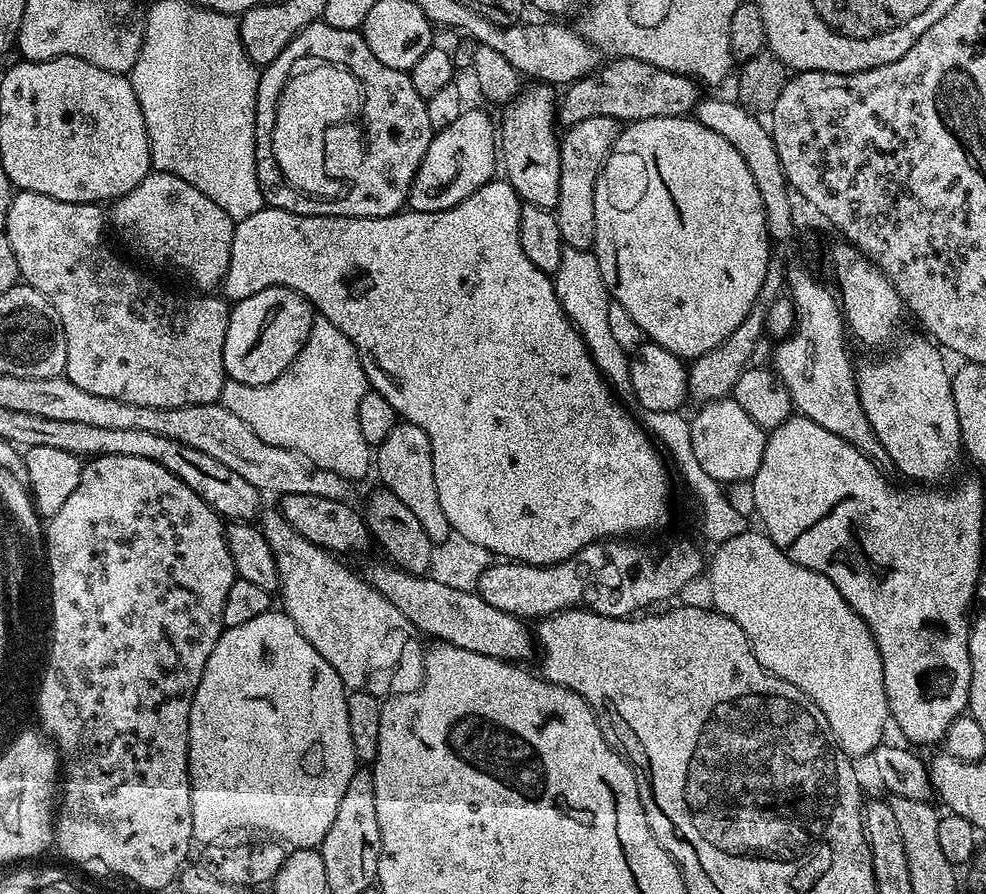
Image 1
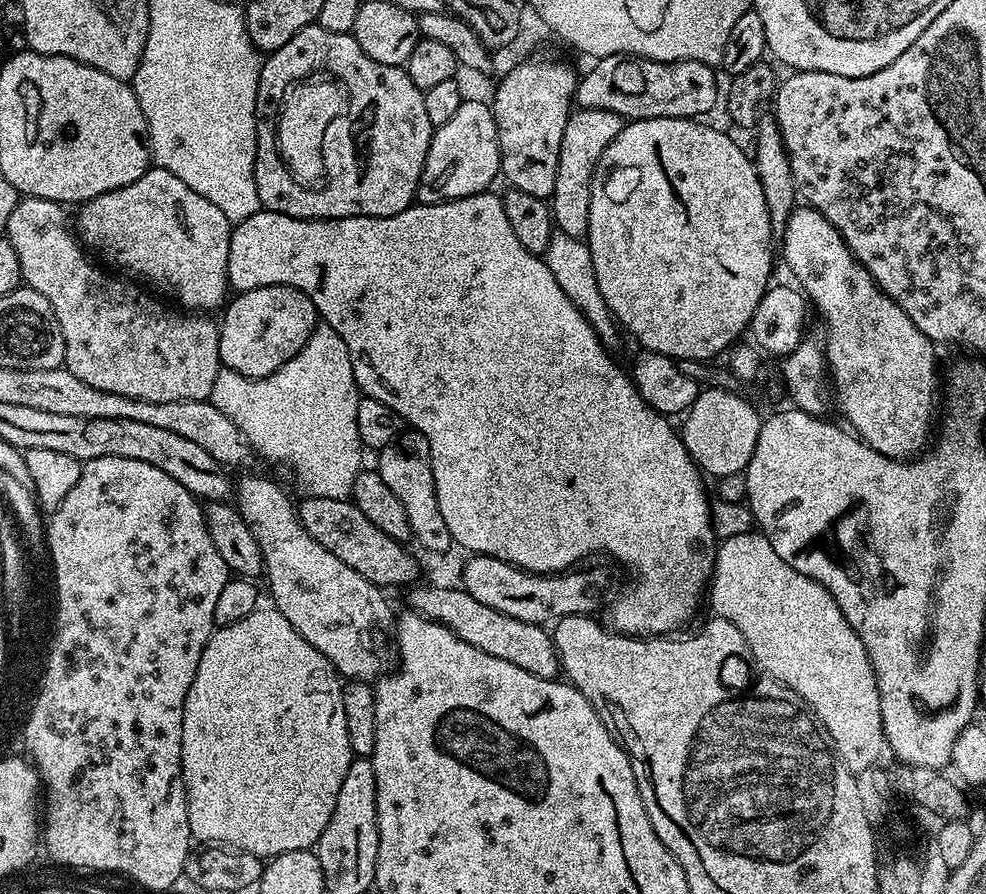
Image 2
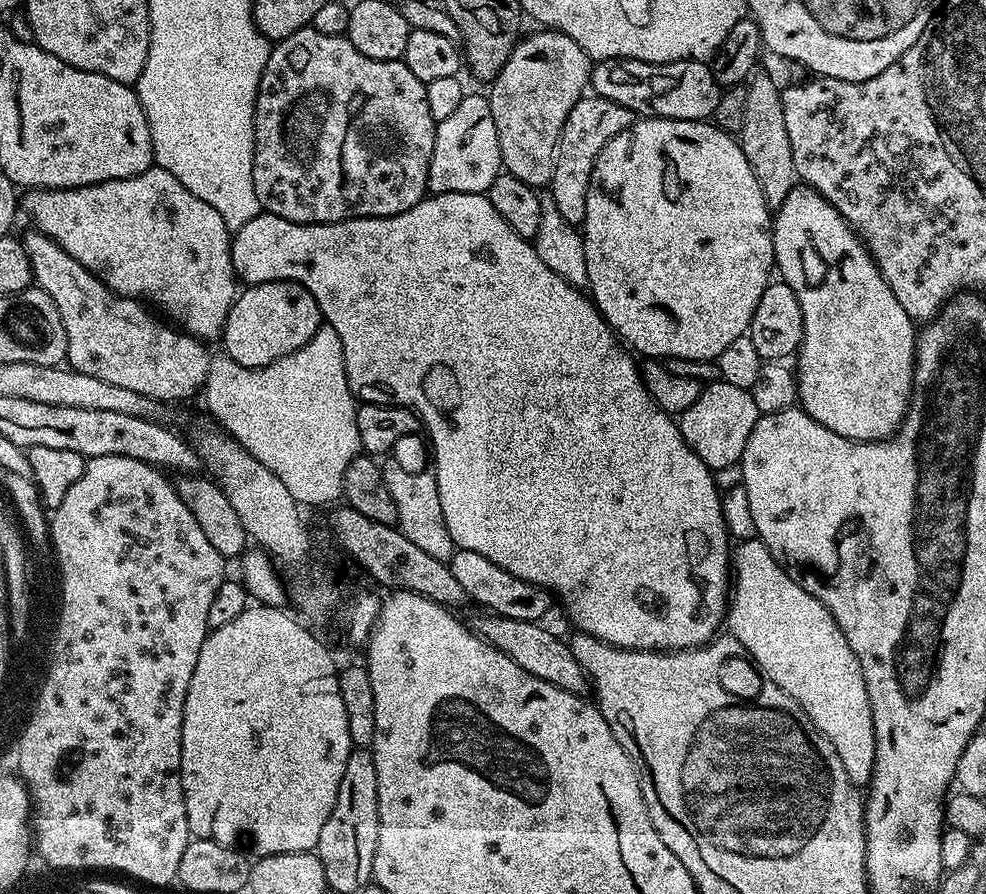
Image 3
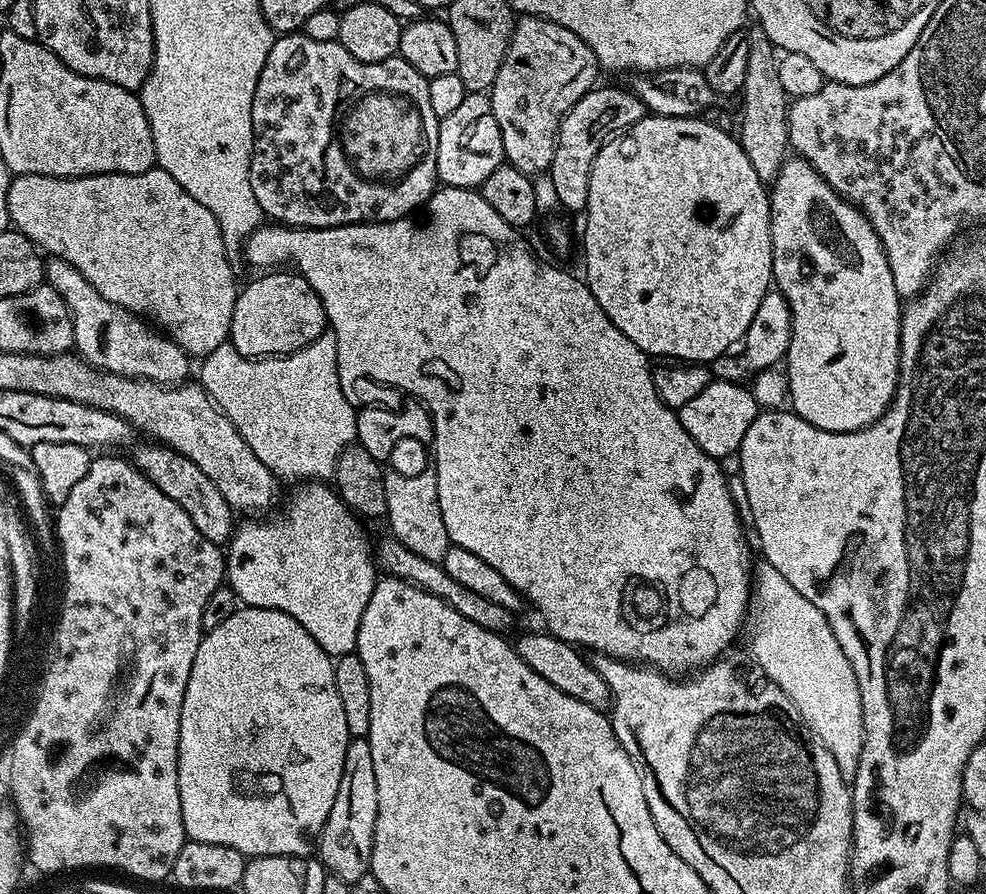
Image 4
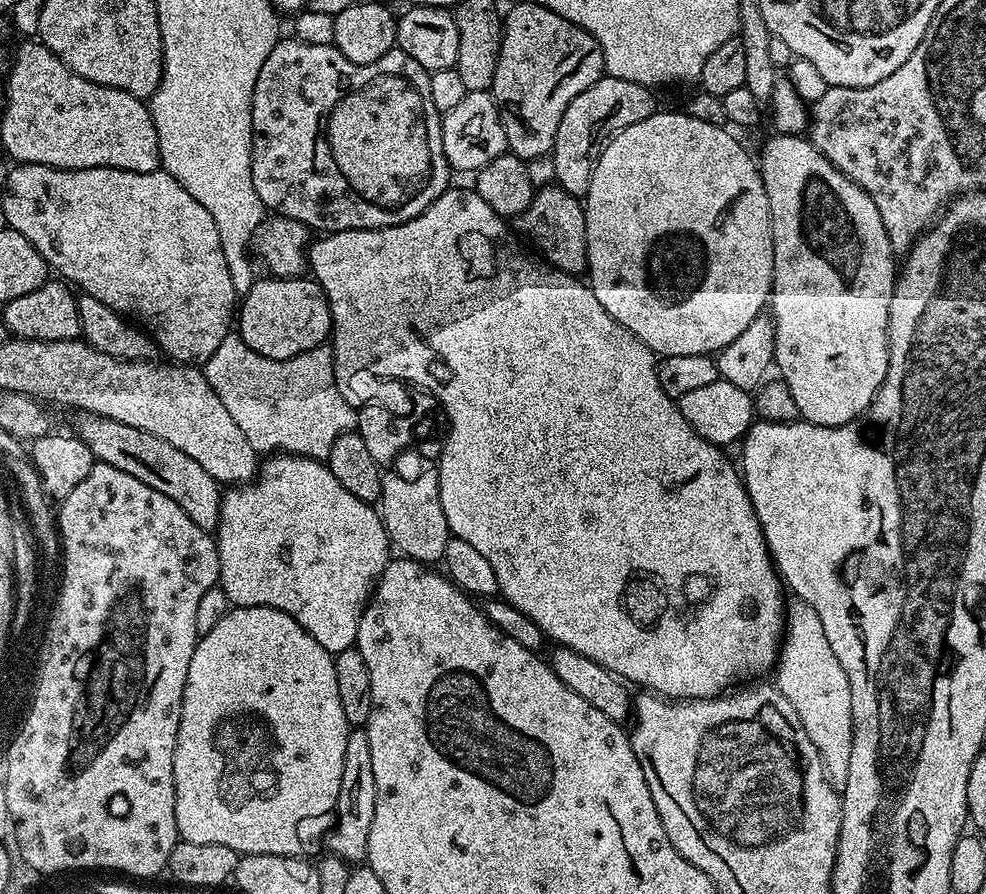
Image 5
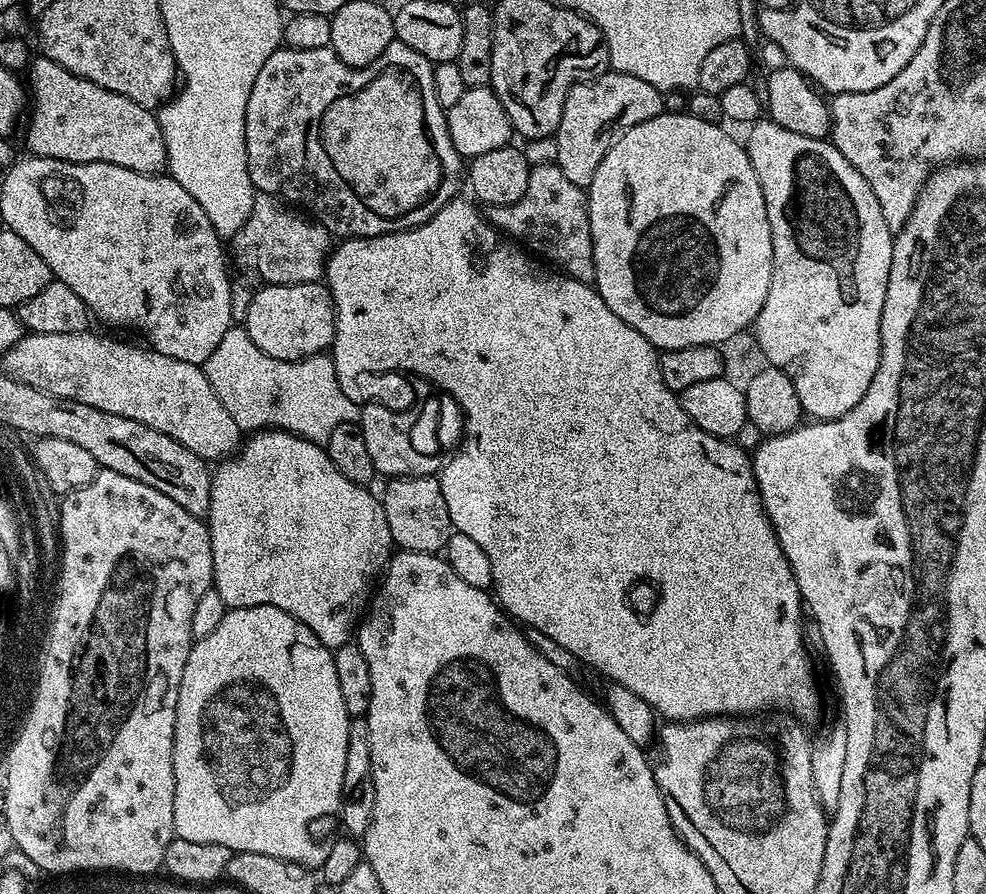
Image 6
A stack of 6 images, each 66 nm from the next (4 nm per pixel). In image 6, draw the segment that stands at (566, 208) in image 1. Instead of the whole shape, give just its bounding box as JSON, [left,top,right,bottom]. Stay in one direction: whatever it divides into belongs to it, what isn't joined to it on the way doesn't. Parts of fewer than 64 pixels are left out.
[555,71,664,189]

